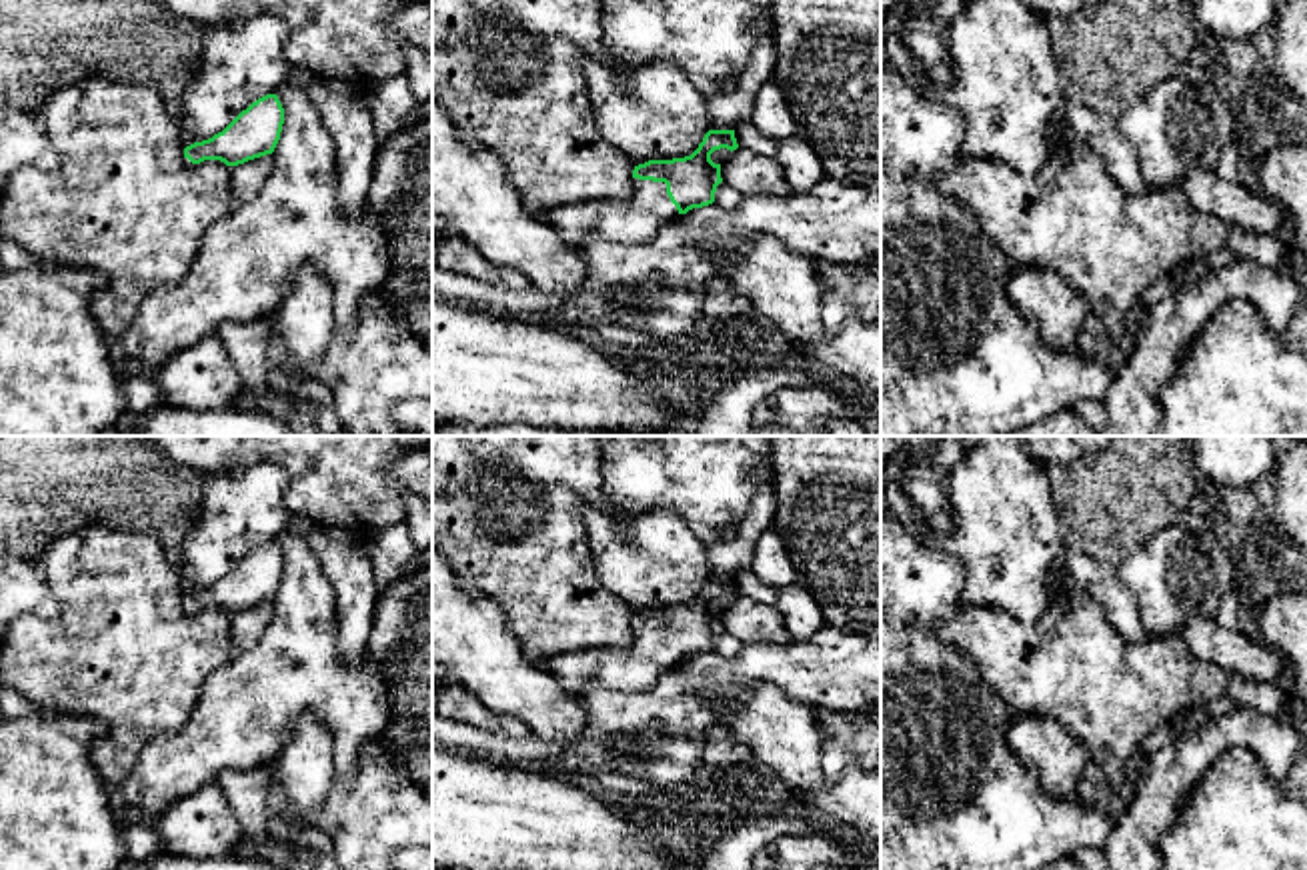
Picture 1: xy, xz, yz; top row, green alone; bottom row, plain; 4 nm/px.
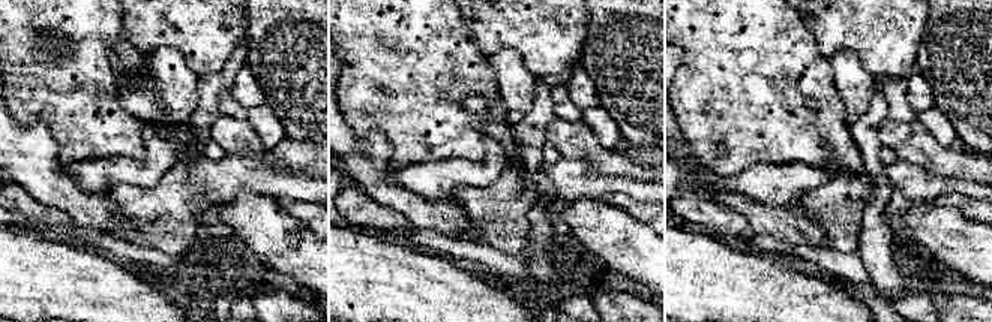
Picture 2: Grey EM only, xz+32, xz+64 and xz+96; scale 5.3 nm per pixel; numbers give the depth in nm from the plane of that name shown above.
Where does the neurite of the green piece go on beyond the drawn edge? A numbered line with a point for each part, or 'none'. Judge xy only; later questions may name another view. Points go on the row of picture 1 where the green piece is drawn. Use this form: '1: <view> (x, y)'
1: xy (187, 124)

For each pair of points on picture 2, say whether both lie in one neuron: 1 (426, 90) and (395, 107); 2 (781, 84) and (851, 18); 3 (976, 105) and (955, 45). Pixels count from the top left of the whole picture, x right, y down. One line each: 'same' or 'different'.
1: same
2: different
3: same

